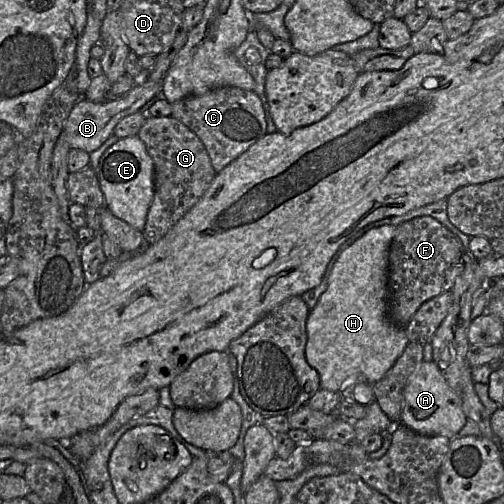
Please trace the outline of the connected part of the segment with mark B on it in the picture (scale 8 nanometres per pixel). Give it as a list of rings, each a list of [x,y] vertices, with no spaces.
[[[144,73],[124,97],[114,101],[91,102],[81,98],[72,108],[67,117],[62,133],[70,148],[84,150],[88,153],[98,149],[113,133],[117,123],[124,117],[139,111],[145,103],[161,92],[163,83],[152,82],[146,79]]]

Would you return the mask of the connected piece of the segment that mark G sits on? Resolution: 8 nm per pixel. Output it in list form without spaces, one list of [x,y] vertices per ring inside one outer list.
[[[147,116],[137,136],[144,142],[154,164],[154,198],[150,205],[143,235],[147,244],[160,240],[203,196],[216,172],[209,154],[186,125],[169,117]]]

